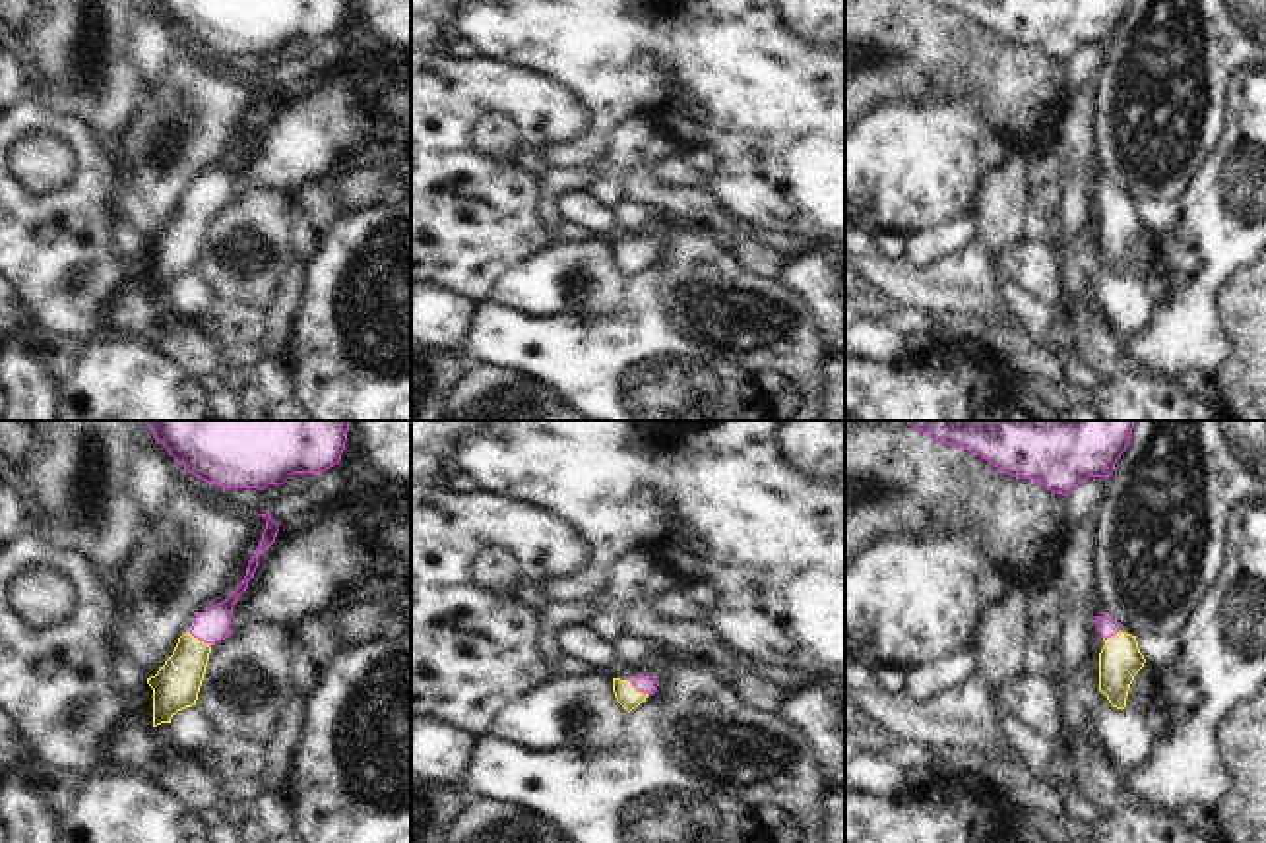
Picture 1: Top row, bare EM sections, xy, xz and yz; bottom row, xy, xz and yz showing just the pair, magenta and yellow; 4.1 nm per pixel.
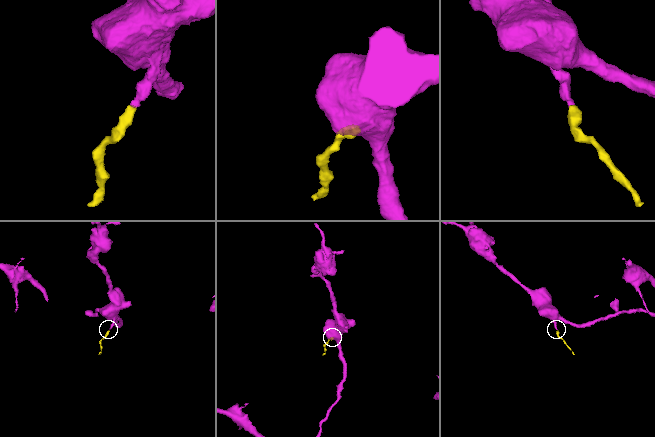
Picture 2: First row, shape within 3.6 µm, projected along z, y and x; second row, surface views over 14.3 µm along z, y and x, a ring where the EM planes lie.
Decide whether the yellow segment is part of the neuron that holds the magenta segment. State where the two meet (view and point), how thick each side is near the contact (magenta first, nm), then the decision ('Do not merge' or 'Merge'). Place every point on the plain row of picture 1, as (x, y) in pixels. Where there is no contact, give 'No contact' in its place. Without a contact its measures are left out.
Touches magenta at xz (638, 256). Thickness 80 nm (magenta) against 90 nm. Merge.

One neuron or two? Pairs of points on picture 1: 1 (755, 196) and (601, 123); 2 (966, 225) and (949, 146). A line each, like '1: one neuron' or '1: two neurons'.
1: one neuron
2: two neurons

